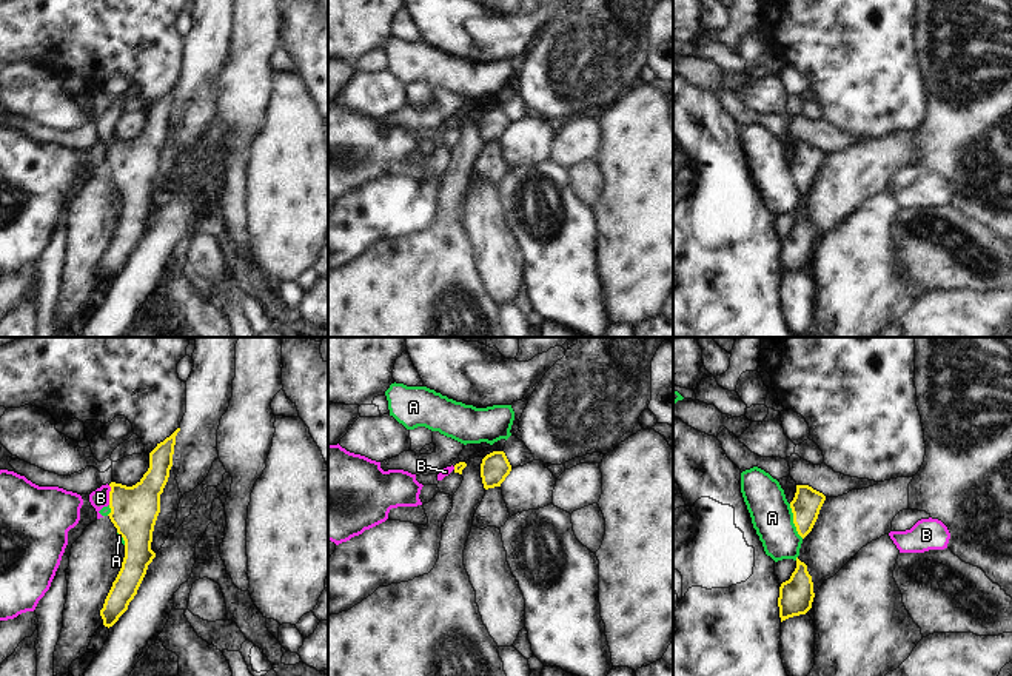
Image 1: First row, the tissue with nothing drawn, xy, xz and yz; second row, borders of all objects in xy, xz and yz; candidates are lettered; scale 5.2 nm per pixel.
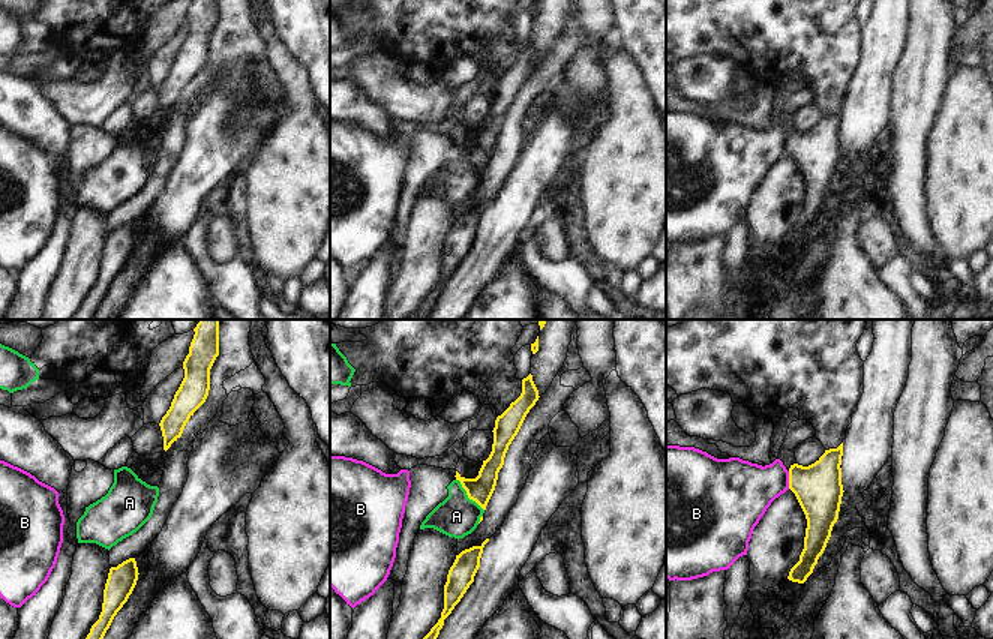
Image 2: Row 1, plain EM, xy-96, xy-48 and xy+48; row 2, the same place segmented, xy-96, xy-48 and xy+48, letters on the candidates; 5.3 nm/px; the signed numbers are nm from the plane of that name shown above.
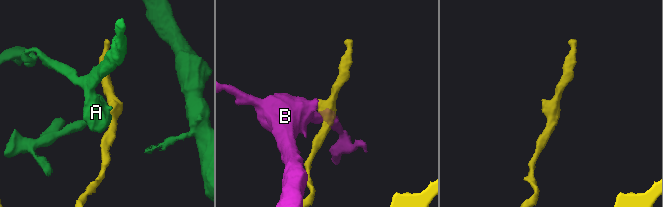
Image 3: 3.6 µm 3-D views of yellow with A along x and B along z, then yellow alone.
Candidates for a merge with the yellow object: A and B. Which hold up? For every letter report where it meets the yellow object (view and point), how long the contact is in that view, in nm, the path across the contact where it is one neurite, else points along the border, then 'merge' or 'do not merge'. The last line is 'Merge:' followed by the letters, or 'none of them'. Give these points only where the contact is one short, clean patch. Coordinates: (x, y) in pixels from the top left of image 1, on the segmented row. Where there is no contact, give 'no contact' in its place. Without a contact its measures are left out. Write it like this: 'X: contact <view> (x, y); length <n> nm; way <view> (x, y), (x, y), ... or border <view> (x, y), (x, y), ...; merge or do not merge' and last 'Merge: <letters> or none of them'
A: contact yz (794, 521); length 200 nm; do not merge
B: contact xy (110, 495); length 100 nm; do not merge
Merge: none of them

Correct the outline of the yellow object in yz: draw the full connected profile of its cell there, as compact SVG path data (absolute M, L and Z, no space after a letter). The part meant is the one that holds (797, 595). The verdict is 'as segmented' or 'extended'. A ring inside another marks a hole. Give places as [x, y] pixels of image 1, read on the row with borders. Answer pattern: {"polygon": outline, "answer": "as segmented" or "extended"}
{"polygon": "M796 557L795 571L779 587L778 607L781 622L793 616L806 614L812 608L813 597L812 576L807 571L807 565Z", "answer": "as segmented"}

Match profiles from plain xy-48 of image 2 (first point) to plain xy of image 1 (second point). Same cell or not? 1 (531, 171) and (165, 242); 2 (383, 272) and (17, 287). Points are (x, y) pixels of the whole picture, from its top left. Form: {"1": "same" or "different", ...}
{"1": "same", "2": "different"}

